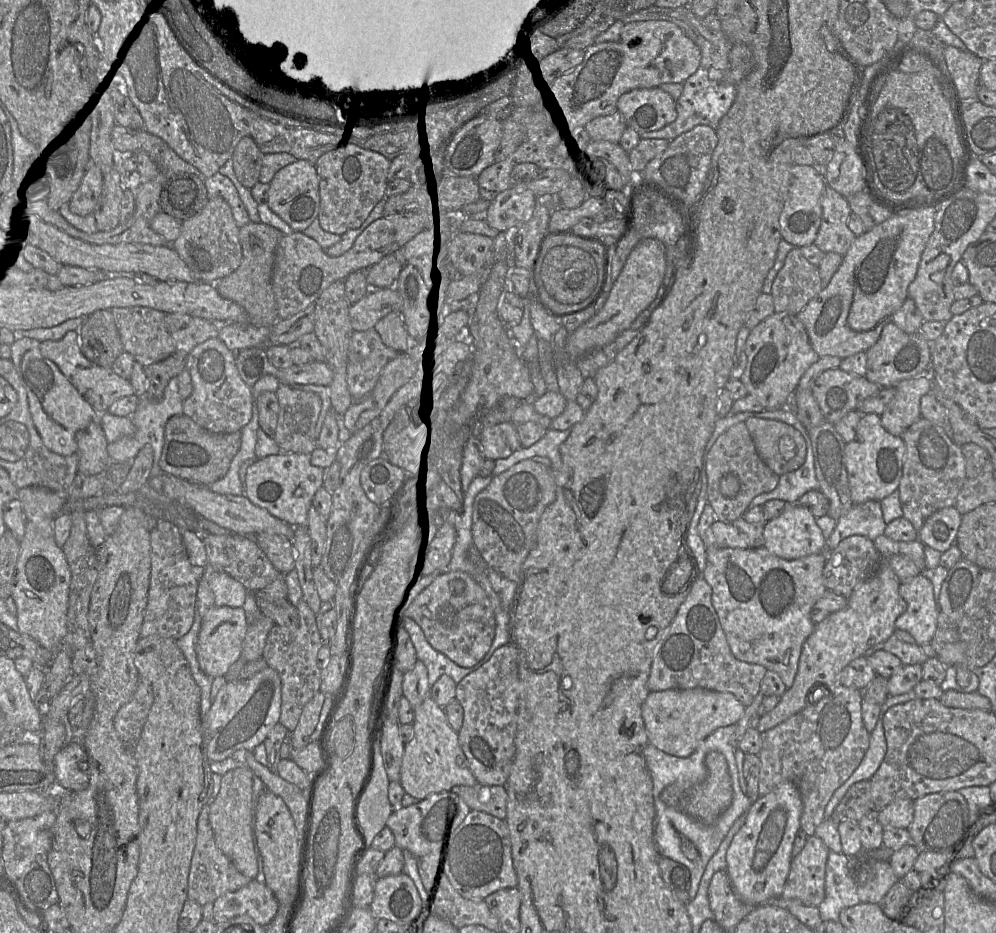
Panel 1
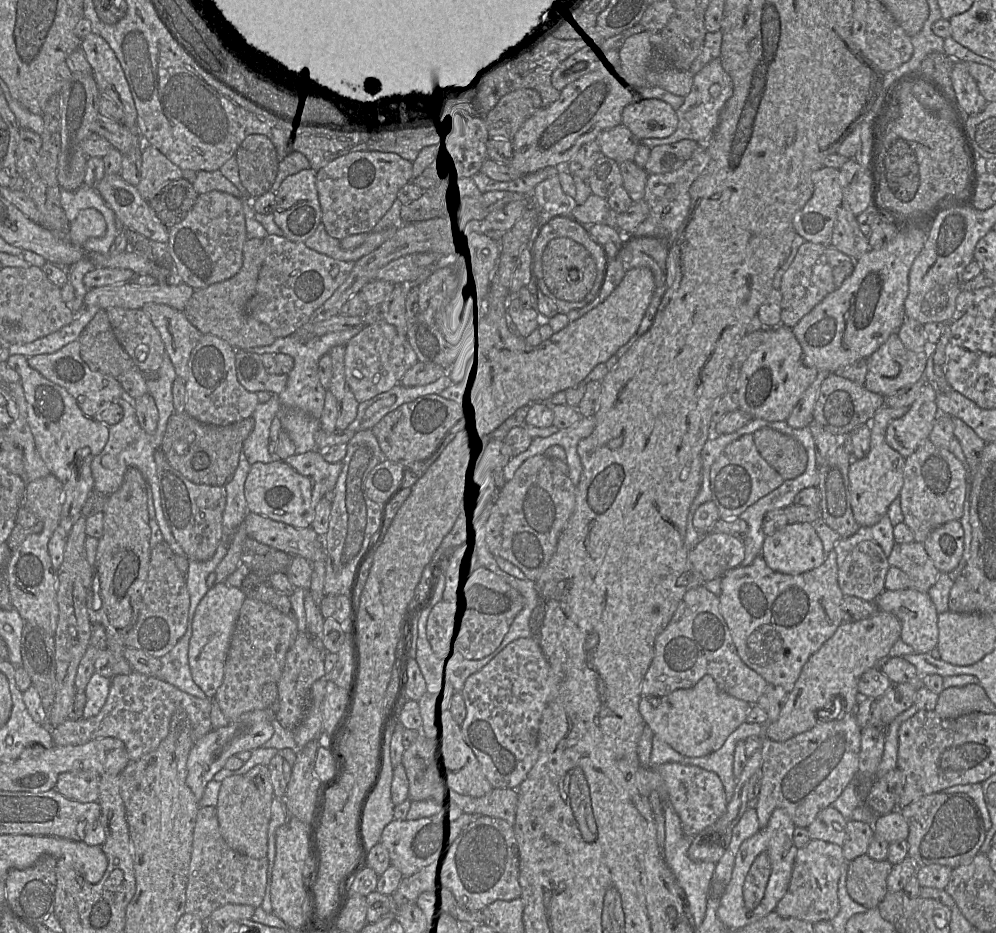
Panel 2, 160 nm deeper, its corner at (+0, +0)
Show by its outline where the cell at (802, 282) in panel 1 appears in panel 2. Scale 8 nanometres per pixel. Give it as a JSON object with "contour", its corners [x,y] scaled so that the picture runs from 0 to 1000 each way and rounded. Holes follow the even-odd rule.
{"contour":[[[815,259],[806,260],[786,295],[783,313],[784,348],[796,352],[809,337],[822,326],[839,308],[836,303],[836,287],[832,284],[828,273],[829,263]]]}

